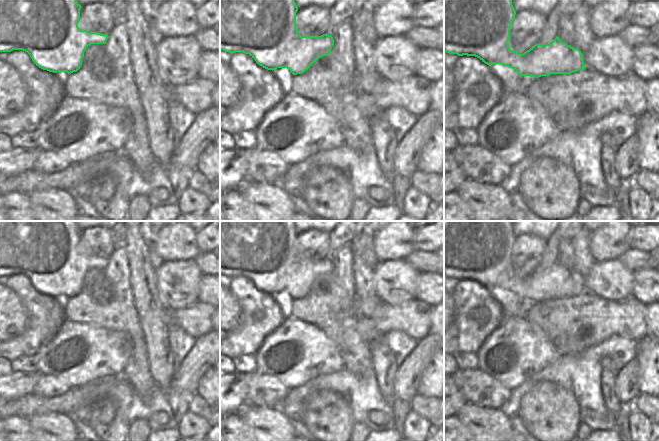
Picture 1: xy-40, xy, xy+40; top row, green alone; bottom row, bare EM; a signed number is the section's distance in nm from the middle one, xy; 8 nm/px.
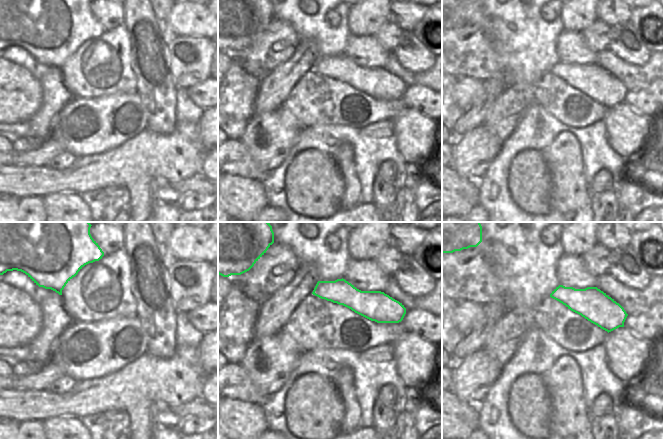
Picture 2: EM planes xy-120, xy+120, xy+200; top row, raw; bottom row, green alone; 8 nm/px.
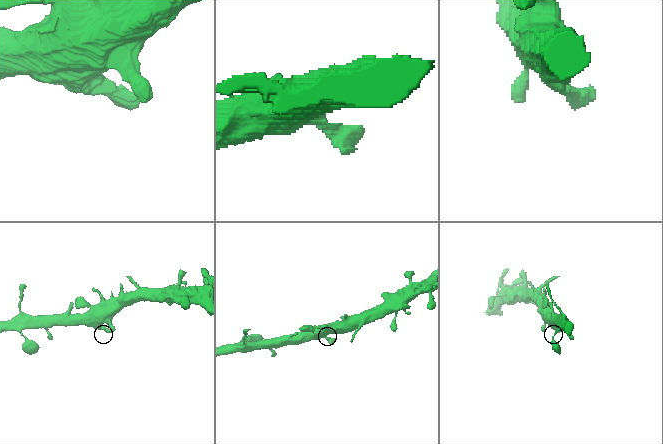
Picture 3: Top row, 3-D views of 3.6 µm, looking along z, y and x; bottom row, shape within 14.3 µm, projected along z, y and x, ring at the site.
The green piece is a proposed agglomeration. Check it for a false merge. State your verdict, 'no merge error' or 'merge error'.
no merge error

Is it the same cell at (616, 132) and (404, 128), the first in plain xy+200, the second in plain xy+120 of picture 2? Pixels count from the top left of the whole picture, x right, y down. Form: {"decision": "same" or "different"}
{"decision": "same"}

